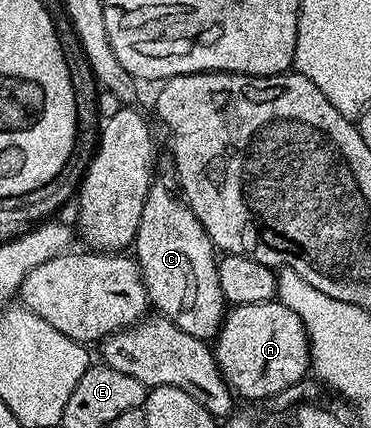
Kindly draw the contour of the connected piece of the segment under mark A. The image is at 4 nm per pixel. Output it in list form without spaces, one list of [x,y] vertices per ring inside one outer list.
[[[277,301],[231,306],[213,340],[212,350],[226,384],[239,400],[265,401],[276,393],[284,393],[284,389],[307,378],[306,370],[312,367],[310,339],[302,318]]]

